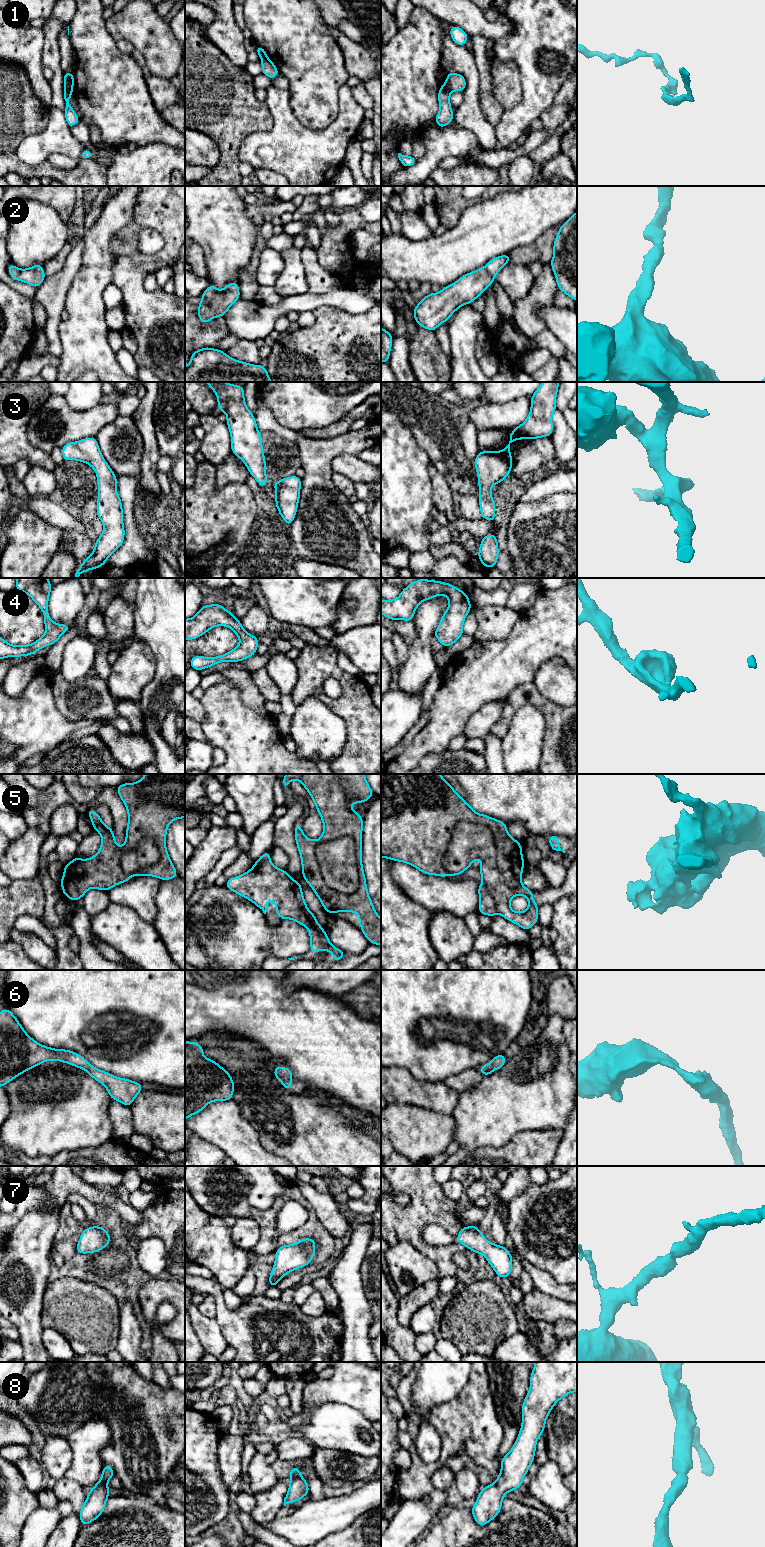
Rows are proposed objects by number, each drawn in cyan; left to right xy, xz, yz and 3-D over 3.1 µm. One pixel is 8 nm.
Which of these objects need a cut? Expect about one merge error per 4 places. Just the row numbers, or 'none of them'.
1

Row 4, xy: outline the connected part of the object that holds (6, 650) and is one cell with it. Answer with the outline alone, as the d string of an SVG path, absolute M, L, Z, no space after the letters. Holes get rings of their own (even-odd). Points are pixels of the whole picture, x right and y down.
M17 578L15 589L28 594L40 607L46 632L30 645L10 645L0 637L0 660L6 657L26 657L35 654L41 648L56 643L71 628L71 625L57 624L50 619L48 599L52 584L47 578Z

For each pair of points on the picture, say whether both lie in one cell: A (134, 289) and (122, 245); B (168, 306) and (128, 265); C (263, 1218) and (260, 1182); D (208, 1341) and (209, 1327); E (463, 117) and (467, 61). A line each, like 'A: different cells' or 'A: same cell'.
A: different cells
B: same cell
C: different cells
D: same cell
E: same cell

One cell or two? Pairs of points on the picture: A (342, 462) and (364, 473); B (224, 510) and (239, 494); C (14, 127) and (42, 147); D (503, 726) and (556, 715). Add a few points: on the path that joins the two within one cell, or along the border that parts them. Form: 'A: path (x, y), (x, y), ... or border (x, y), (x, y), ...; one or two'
A: path (347, 465), (359, 471); one
B: path (228, 506), (236, 498); one
C: border (47, 123), (22, 139), (18, 158); two
D: path (509, 711), (517, 703), (541, 703); one

